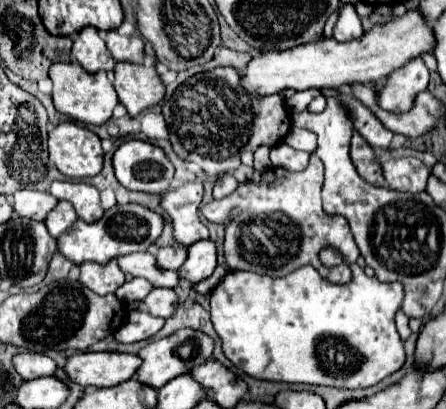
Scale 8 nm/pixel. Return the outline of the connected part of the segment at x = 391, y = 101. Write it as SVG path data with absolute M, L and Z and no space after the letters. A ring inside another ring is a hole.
M414 58L394 70L378 92L378 104L388 112L406 112L414 104L414 96L426 90L430 72L422 58Z

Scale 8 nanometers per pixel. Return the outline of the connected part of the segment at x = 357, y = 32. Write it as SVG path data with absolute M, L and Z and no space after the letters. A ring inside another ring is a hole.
M346 2L340 10L340 18L334 26L334 38L338 42L350 42L350 40L356 40L364 34L362 30L362 24L360 24L360 18L354 10L354 6L350 2Z

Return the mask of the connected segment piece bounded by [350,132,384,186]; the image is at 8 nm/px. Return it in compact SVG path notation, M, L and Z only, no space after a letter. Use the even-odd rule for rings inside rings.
M354 132L354 136L352 136L350 158L352 158L358 174L368 184L372 184L372 186L384 186L384 178L382 178L382 172L380 172L380 164L376 160L376 154L370 148L370 144L358 132Z

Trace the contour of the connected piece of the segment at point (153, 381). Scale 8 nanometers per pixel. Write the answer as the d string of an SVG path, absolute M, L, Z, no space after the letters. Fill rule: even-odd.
M190 328L178 330L168 338L146 344L138 352L138 356L142 358L142 366L136 370L136 380L146 384L146 386L152 386L154 390L158 390L166 382L170 382L172 378L176 378L180 374L188 374L194 366L206 362L212 356L212 350L214 350L214 340L210 336L200 334L198 330L190 330Z

